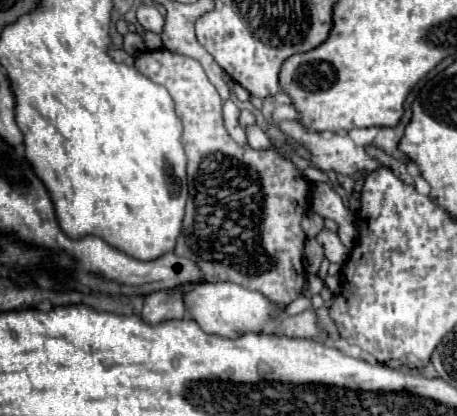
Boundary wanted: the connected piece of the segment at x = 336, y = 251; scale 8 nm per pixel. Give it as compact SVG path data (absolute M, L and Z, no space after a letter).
M322 230L322 232L316 236L316 240L322 244L324 256L326 256L330 262L334 262L334 264L344 264L344 262L346 262L350 250L340 242L340 238L338 238L334 232Z

